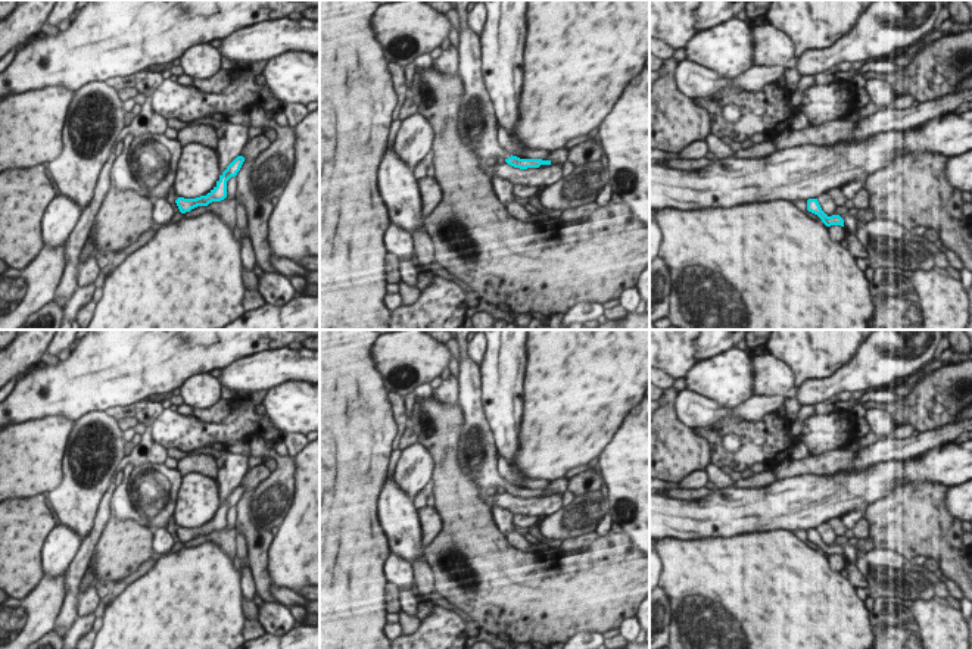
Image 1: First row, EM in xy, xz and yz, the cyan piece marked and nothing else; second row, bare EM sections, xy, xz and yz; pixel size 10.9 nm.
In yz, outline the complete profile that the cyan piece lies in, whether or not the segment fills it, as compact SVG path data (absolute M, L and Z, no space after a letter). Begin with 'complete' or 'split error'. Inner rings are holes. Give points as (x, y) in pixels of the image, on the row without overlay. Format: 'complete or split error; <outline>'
complete; M809 528L807 530L807 540L814 543L814 545L817 545L826 556L831 556L831 555L841 555L841 556L844 556L844 549L839 545L828 546L822 540L817 528Z

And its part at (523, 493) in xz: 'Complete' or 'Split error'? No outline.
Split error

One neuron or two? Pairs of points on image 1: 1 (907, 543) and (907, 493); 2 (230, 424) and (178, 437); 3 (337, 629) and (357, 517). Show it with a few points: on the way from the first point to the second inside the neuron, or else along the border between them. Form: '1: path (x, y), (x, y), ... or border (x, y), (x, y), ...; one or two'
1: path (907, 532), (907, 505); one
2: path (217, 433), (192, 434); one
3: path (337, 601), (337, 564), (342, 545); one

